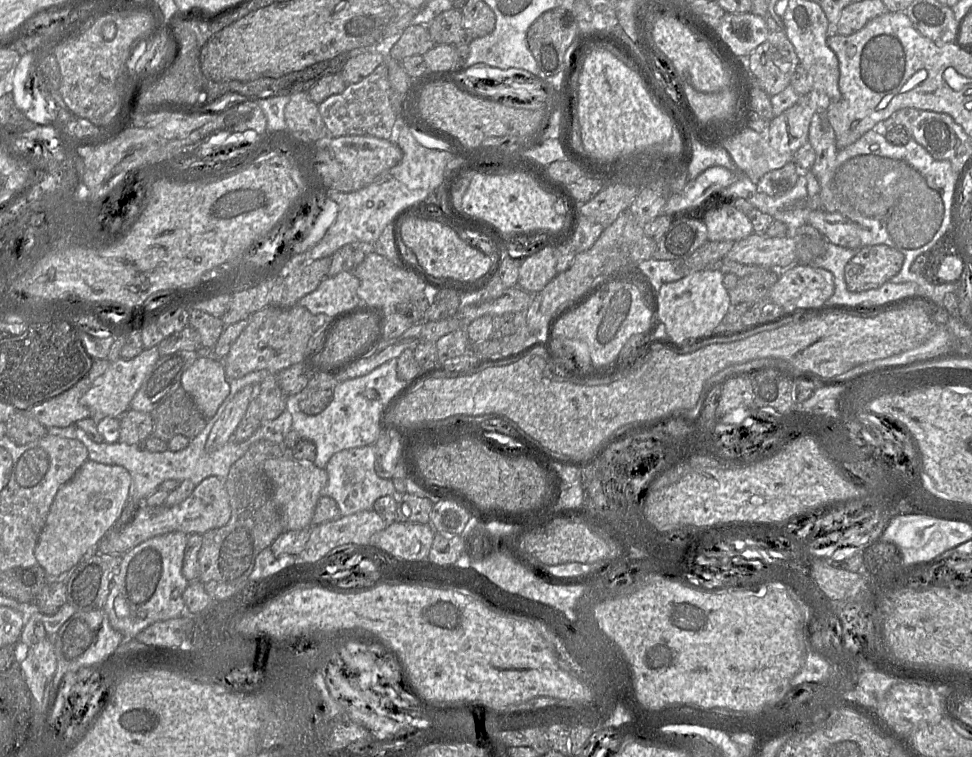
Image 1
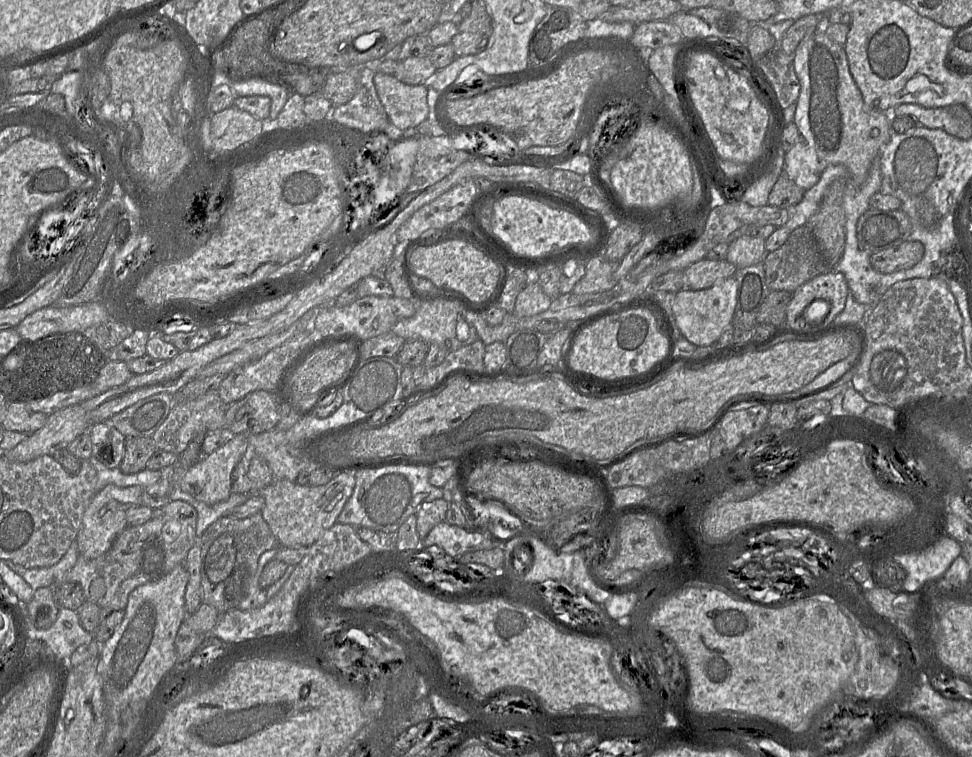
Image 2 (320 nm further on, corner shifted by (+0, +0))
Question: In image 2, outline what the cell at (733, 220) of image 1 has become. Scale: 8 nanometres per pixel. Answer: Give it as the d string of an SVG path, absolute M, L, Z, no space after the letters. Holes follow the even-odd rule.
M743 235L729 244L726 259L737 268L745 268L763 262L766 254L765 239Z

